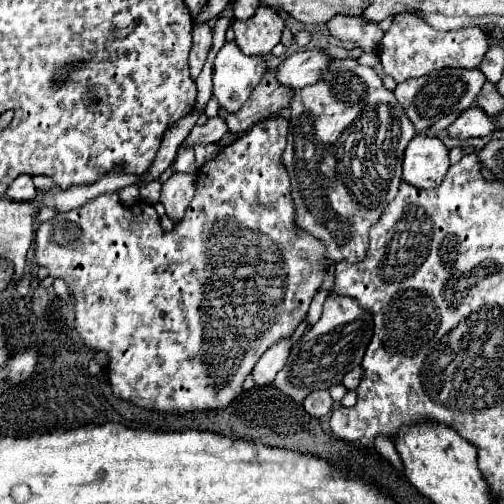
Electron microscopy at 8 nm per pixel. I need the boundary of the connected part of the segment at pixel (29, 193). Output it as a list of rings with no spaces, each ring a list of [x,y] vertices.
[[[19,176],[11,182],[11,186],[7,188],[7,198],[9,200],[15,200],[15,202],[27,202],[27,200],[33,200],[37,194],[37,188],[33,184],[33,178],[31,176]]]

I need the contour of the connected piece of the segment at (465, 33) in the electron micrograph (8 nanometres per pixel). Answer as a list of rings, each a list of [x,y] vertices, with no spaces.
[[[399,14],[393,18],[391,28],[383,36],[379,58],[385,74],[389,74],[395,82],[405,82],[409,78],[419,78],[441,68],[477,68],[487,50],[487,34],[481,28],[439,32],[427,22],[421,22],[419,16]]]

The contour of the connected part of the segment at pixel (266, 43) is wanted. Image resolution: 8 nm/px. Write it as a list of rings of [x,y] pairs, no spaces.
[[[259,6],[255,16],[249,20],[235,20],[235,42],[247,56],[263,56],[269,54],[279,42],[281,32],[285,28],[285,20],[273,8]]]

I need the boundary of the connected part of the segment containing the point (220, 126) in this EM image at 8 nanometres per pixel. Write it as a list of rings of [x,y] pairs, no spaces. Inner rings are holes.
[[[215,116],[215,118],[209,118],[209,122],[207,122],[205,126],[195,126],[195,128],[193,128],[193,138],[195,138],[197,142],[205,142],[205,144],[209,144],[209,142],[219,142],[219,140],[225,136],[227,130],[229,130],[229,128],[227,128],[225,120],[219,118],[219,116]]]

